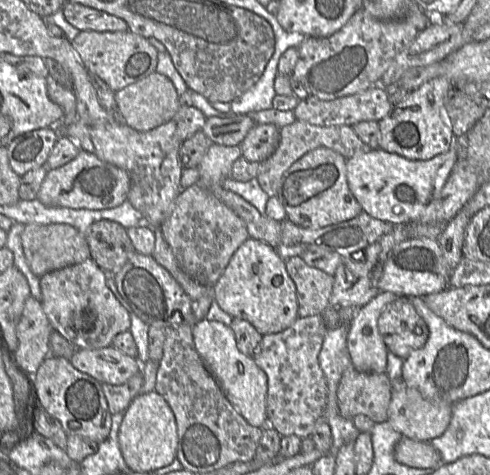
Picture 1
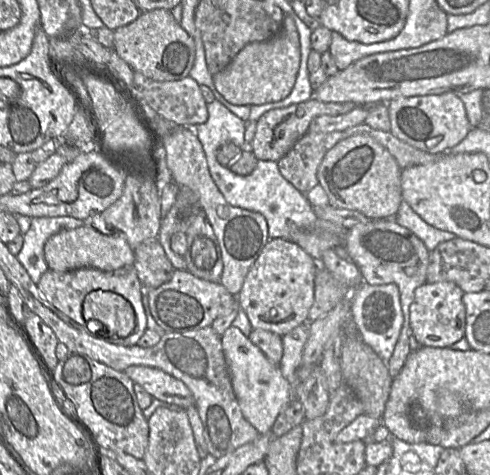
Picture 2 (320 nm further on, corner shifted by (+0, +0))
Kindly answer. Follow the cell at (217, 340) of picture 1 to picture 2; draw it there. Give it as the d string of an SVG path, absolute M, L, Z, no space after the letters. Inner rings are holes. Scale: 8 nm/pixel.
M229 327L221 336L221 344L243 417L259 435L270 433L277 416L293 397L291 384L284 378L279 367L272 364L239 328Z

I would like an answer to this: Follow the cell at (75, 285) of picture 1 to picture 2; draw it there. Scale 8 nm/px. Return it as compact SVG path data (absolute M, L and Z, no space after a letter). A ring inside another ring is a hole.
M125 265L123 267L108 271L96 268L79 268L67 272L58 272L48 269L41 276L37 286L45 299L58 310L63 312L79 325L85 327L91 334L103 338L110 343L122 346L136 345L145 330L148 329L145 309L143 306L144 286L139 280L137 271L133 265ZM94 290L111 291L123 296L130 302L135 312L136 326L129 336L125 338L111 336L101 322L97 320L85 320L82 314L82 304L86 295Z

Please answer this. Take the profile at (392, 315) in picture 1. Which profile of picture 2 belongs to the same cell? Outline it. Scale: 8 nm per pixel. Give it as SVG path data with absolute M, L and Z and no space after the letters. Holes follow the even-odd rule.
M454 282L424 283L414 293L409 308L412 336L420 346L449 348L465 336L466 311L462 298L465 293Z

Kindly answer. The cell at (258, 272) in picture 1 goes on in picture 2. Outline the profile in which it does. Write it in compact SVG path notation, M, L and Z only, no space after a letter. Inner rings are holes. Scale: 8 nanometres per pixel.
M270 238L249 269L236 296L253 329L284 336L295 327L308 323L317 270L318 262L299 245L284 238Z

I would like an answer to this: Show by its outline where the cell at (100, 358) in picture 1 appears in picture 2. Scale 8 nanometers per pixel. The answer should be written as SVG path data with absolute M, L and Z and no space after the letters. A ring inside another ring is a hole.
M132 365L127 367L124 373L134 383L141 385L153 398L183 409L194 405L193 394L186 384L158 368Z

